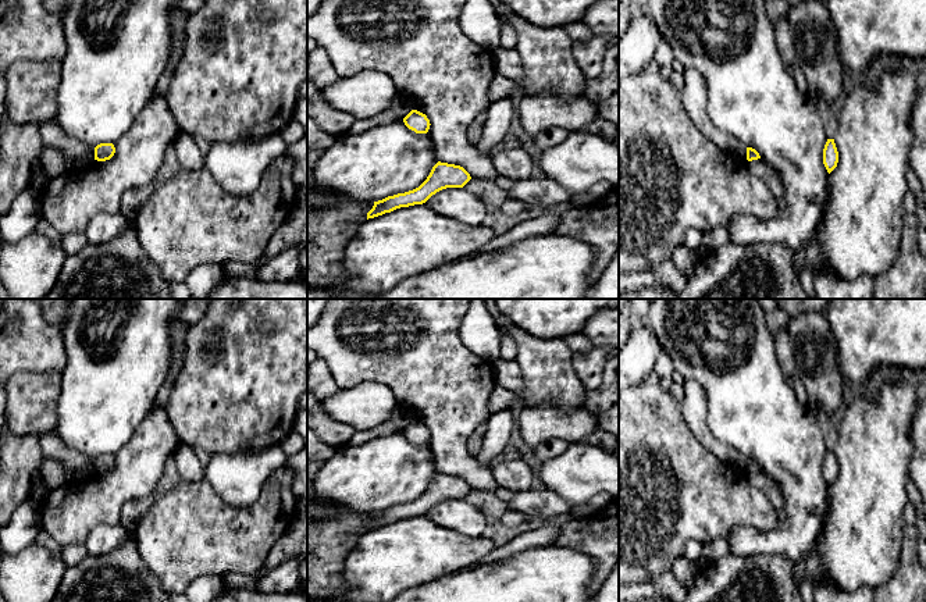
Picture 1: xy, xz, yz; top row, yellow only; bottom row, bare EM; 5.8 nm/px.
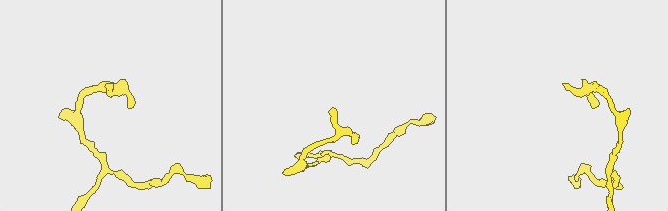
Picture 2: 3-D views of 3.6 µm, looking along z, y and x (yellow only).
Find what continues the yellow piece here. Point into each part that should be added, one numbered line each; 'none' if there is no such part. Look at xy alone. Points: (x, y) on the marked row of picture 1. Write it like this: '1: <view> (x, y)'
none

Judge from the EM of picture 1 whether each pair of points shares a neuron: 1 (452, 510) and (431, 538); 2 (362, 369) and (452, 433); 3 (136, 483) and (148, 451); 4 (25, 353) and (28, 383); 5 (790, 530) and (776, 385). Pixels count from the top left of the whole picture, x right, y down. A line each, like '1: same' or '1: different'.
1: different
2: same
3: same
4: different
5: same

